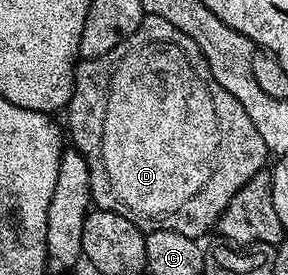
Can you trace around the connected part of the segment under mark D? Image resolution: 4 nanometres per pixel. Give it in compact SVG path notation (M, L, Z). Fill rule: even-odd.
M161 16L144 17L137 32L117 44L113 52L76 65L75 87L66 114L66 133L89 164L92 203L98 209L125 216L144 232L172 230L202 239L202 234L218 223L229 200L269 162L267 145L253 128L249 112L213 80L213 72L209 72L195 41Z

